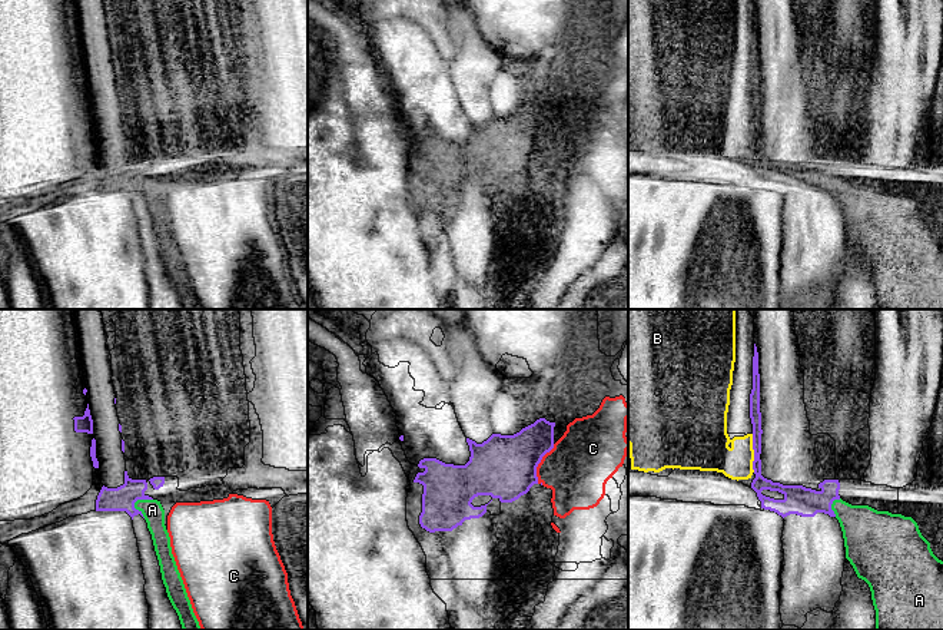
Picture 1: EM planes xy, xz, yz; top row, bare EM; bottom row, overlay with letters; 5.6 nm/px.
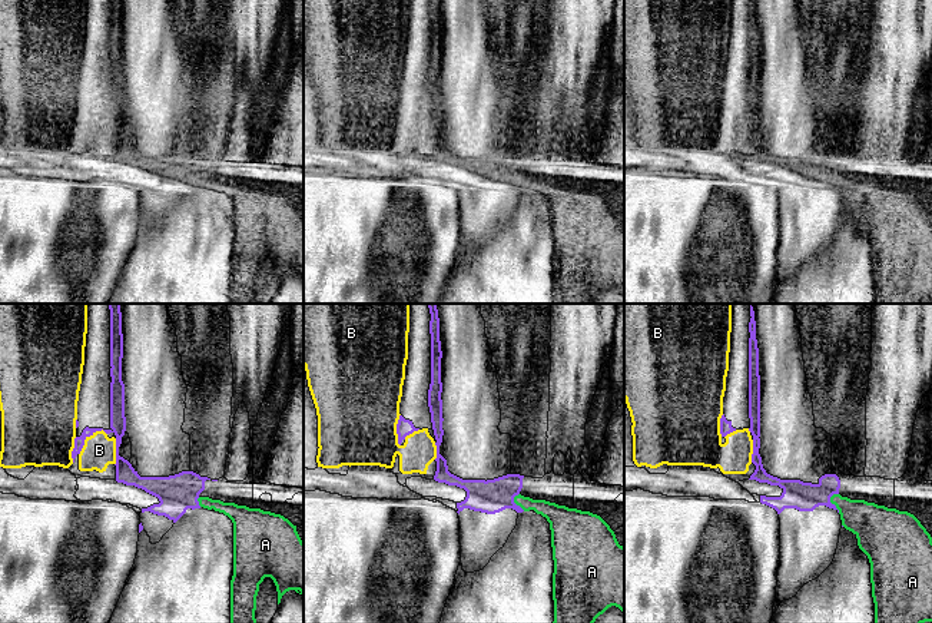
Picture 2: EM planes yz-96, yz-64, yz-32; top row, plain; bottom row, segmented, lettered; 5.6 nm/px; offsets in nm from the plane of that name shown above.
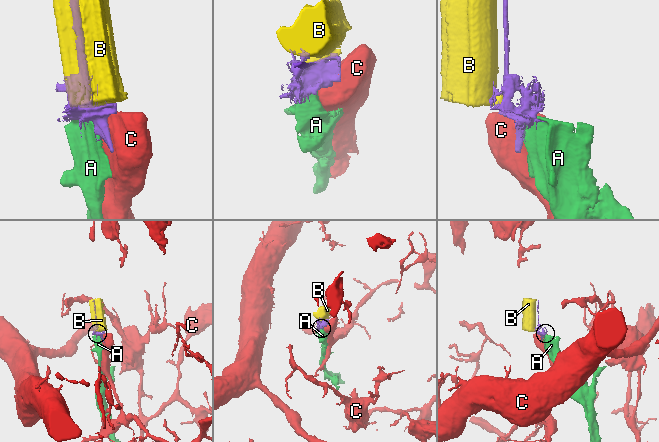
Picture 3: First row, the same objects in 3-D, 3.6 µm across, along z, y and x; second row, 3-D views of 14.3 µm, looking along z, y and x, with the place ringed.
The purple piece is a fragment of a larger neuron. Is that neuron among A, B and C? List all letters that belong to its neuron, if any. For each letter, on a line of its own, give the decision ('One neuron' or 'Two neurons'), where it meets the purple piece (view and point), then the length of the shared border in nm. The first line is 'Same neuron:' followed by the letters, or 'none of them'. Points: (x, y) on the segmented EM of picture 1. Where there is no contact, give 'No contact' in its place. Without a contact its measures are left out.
Same neuron: A, B
A: One neuron. Touches purple at xy (135, 509). Shared border 120 nm
B: One neuron. Touches purple at yz (754, 453). Shared border 220 nm
C: Two neurons. Touches purple at xz (538, 463). Shared border 240 nm

